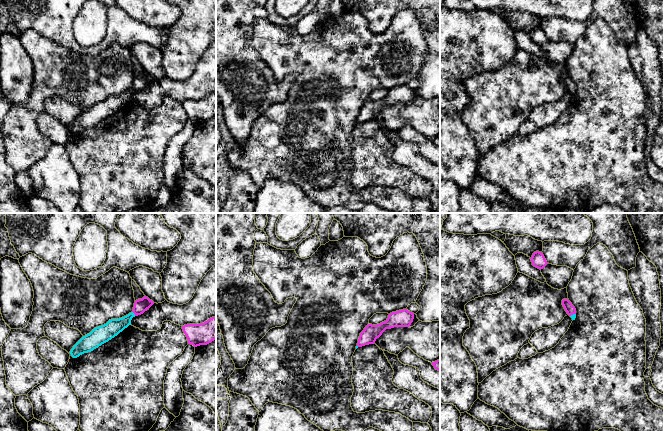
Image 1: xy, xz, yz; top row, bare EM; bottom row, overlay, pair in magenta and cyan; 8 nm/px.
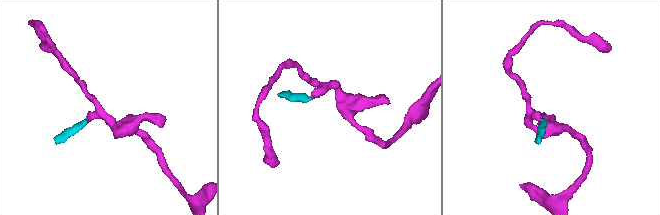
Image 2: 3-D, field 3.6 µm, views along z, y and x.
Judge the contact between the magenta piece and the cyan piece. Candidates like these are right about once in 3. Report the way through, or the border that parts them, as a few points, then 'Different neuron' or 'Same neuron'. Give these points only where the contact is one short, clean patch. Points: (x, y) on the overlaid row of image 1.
Path across: xy (141, 305), (133, 312), (122, 323), (113, 327). Same neuron

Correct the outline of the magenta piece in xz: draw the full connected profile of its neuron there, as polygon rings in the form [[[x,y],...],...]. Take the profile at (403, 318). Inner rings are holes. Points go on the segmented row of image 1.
[[[407,309],[392,312],[388,315],[386,321],[372,325],[368,324],[360,333],[357,346],[362,347],[369,344],[374,344],[386,329],[394,327],[409,327],[414,319],[414,313]]]

